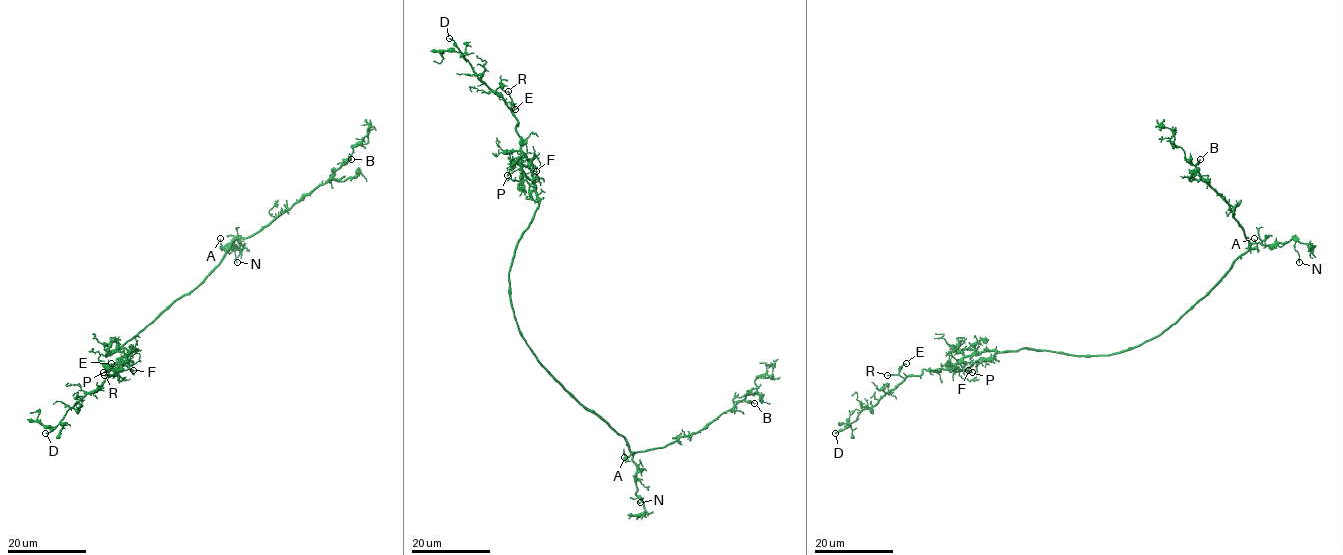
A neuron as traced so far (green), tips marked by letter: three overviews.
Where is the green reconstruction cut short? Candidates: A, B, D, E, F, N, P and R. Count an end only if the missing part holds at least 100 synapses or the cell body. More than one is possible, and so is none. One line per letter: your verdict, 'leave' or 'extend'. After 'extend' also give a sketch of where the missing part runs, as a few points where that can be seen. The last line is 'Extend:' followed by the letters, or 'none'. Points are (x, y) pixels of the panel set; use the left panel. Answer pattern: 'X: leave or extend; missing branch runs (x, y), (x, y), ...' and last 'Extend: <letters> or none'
A: leave
B: leave
D: extend; missing branch runs (45, 433), (29, 440), (32, 443), (44, 441), (66, 428), (84, 425), (136, 403), (152, 384)
E: leave
F: leave
N: leave
P: leave
R: leave
Extend: D

